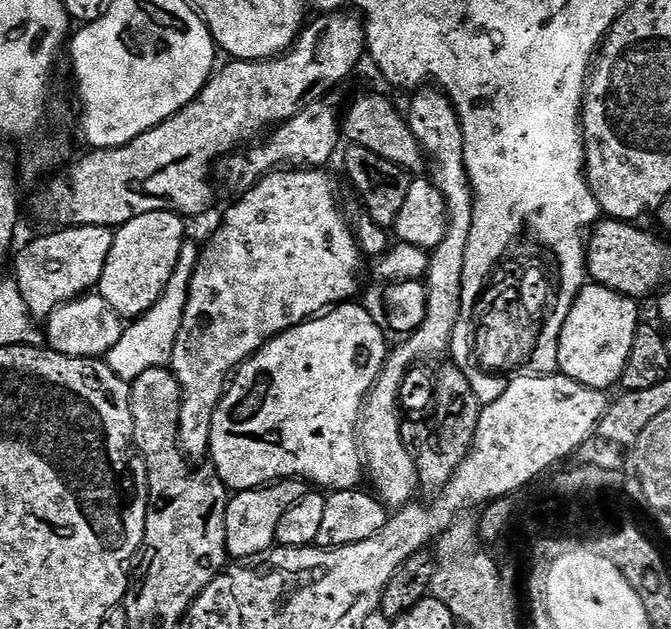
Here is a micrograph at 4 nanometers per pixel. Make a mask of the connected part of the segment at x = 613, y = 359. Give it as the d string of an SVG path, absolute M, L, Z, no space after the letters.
M595 282L585 283L576 295L570 314L566 314L566 322L562 324L557 350L559 371L587 388L609 390L608 388L613 387L615 389L622 378L622 370L626 370L626 358L630 358L630 346L634 346L636 328L642 322L642 316L636 308L639 308L637 301L631 300L629 296L603 288Z

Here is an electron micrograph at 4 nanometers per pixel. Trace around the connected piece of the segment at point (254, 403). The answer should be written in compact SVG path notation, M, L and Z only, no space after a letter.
M345 302L311 320L305 320L304 323L298 326L287 328L283 334L268 341L256 355L248 357L240 365L235 375L231 377L225 394L220 399L219 406L214 410L214 422L210 430L208 450L210 464L213 464L211 467L214 469L215 475L219 476L224 485L233 493L245 492L251 488L262 488L266 484L275 484L281 480L291 480L293 478L299 478L305 482L313 480L316 483L313 485L332 492L341 492L347 488L359 489L361 487L362 451L358 439L358 425L361 423L361 412L364 410L364 403L368 399L368 393L375 386L376 379L378 379L380 371L383 369L384 362L390 353L390 346L384 341L386 332L381 321L379 319L376 321L362 305L356 303Z

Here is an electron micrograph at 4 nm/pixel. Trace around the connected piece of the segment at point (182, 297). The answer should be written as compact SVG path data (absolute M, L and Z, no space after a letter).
M192 238L185 239L182 254L178 258L178 266L174 274L170 274L170 282L158 298L158 302L145 316L138 316L125 327L122 338L118 338L118 346L111 348L106 357L106 363L118 378L126 381L137 380L146 370L151 368L168 368L174 354L174 342L178 342L178 330L182 330L182 318L186 314L186 302L192 275L196 263L200 261L201 249L196 248Z

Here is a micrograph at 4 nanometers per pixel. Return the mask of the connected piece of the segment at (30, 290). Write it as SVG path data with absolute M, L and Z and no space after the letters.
M64 226L49 232L52 232L49 236L30 241L14 256L14 286L22 294L30 314L40 322L47 321L63 304L91 293L99 285L114 235L113 229L102 226Z

